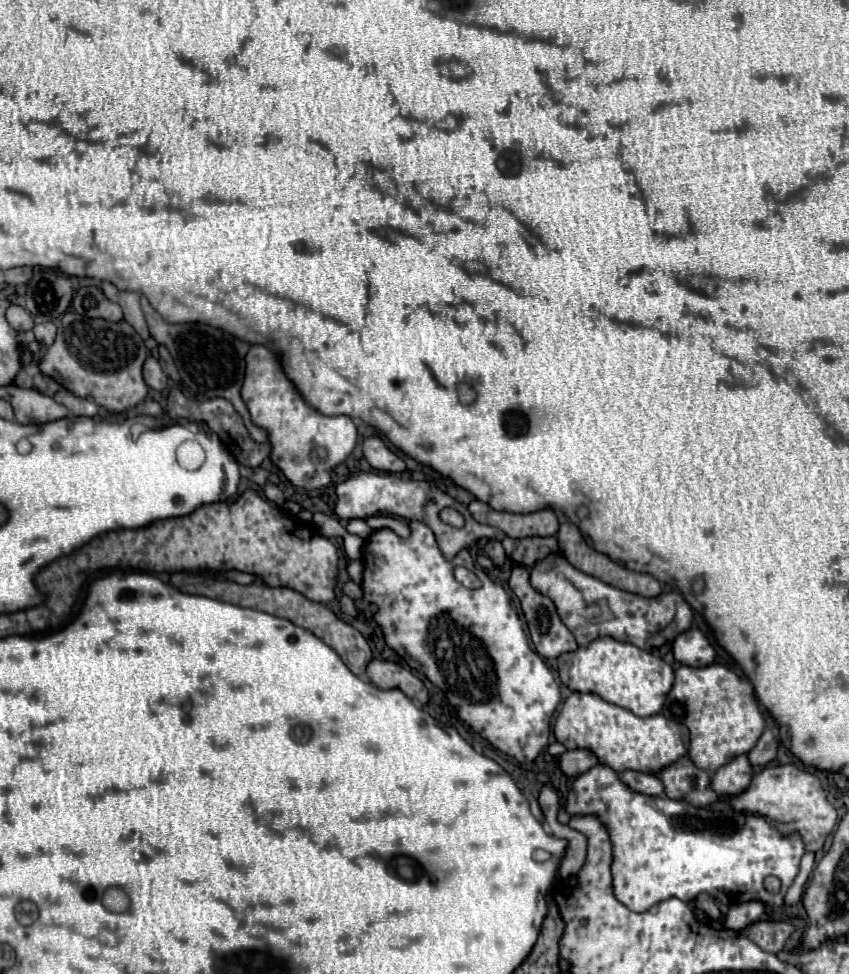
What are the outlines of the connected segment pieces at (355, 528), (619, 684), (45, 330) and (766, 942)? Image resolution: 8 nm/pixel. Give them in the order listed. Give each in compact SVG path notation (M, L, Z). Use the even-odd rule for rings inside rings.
M350 520L350 522L346 524L346 530L348 530L350 534L358 534L358 536L362 536L362 538L366 538L366 536L372 532L372 528L370 528L364 520Z
M598 638L588 646L562 654L558 664L560 678L570 690L598 694L602 700L626 708L636 716L658 714L674 682L674 670L668 662L634 644L618 642L614 638Z
M42 322L34 326L34 336L42 346L50 346L56 338L56 326L52 322Z
M758 920L742 930L742 934L754 940L766 952L780 952L788 940L788 936L796 928L788 922L774 922L774 920Z

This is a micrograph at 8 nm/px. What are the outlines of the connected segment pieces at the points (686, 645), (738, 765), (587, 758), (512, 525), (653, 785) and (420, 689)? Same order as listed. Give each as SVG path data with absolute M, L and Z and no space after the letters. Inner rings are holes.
M690 628L676 636L672 654L680 664L686 666L706 666L714 660L714 648L698 628Z
M736 756L734 760L730 760L728 764L724 764L722 768L718 768L712 774L712 790L718 796L726 796L726 794L740 794L742 790L748 788L752 778L752 768L748 762L748 756Z
M568 750L560 756L560 768L566 776L580 776L598 764L598 758L590 750Z
M472 500L468 510L474 520L480 524L490 524L500 528L510 538L526 538L526 536L554 536L558 532L558 520L552 510L538 510L532 514L510 514L496 512L486 502Z
M624 770L620 774L620 780L634 792L640 794L648 794L648 796L664 796L664 788L662 782L652 776L652 774L644 774L644 772L634 772L634 770Z
M372 660L368 664L366 670L370 682L374 686L378 686L380 690L392 690L398 688L402 690L408 698L416 700L416 702L426 702L428 700L428 690L422 684L422 680L412 674L412 670L408 670L406 666L394 664L394 662L380 662L380 660Z

